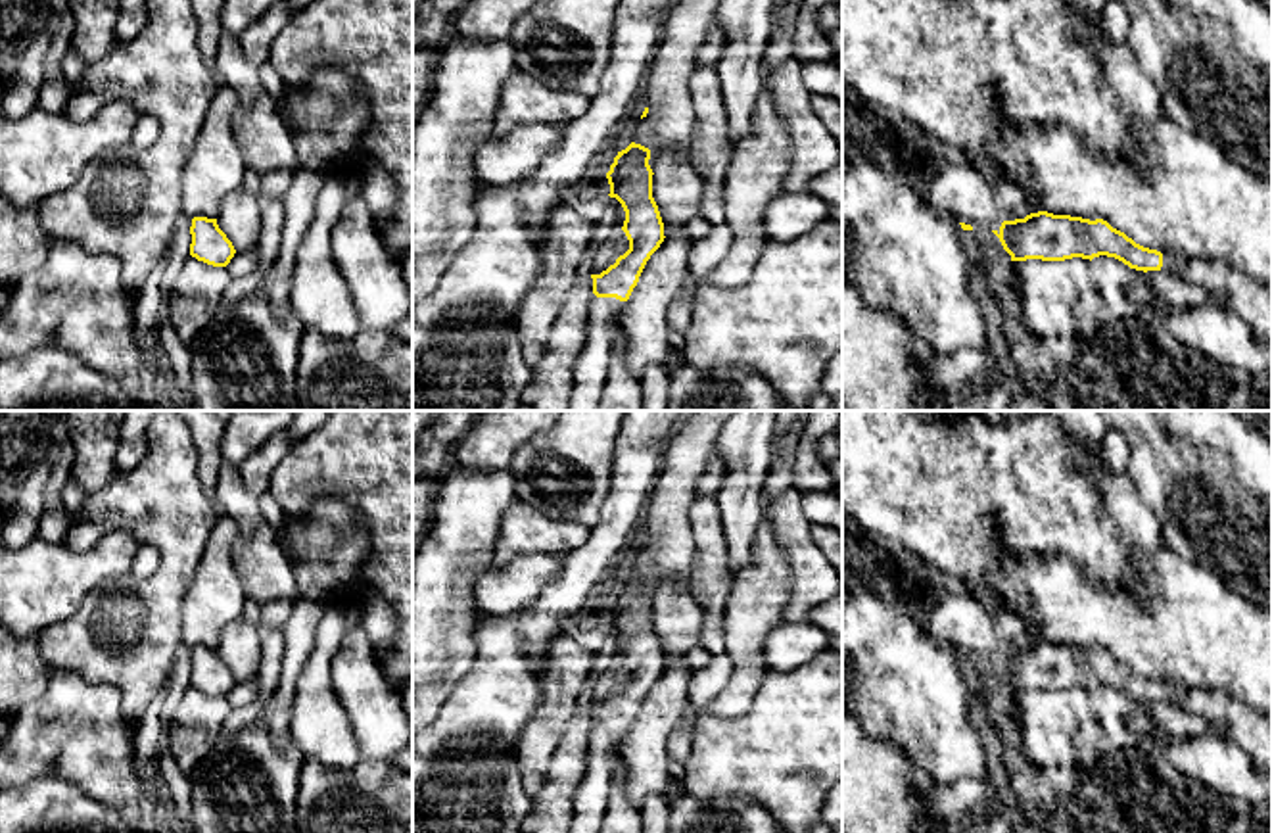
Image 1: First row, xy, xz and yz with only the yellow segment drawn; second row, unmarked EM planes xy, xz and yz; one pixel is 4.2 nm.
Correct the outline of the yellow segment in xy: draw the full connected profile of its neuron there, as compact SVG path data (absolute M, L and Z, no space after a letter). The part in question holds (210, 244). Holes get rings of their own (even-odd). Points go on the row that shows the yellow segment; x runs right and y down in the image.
M194 217L190 255L213 267L226 267L236 250L226 234L219 228L217 219Z

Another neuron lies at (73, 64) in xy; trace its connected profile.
M69 46L63 56L63 75L67 81L69 94L73 94L79 88L84 67L86 61L73 46Z

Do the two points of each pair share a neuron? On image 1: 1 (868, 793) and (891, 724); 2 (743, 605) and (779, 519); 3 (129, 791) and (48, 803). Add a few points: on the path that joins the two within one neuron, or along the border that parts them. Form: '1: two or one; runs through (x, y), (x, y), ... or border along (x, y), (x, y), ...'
1: two; border along (862, 724), (871, 736), (891, 739), (921, 768)
2: two; border along (762, 517), (772, 526), (789, 576)
3: two; border along (50, 776), (70, 780), (100, 803), (121, 812)

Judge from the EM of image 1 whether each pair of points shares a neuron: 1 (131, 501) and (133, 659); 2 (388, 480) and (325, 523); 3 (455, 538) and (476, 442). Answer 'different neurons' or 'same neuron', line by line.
1: same neuron
2: different neurons
3: different neurons

